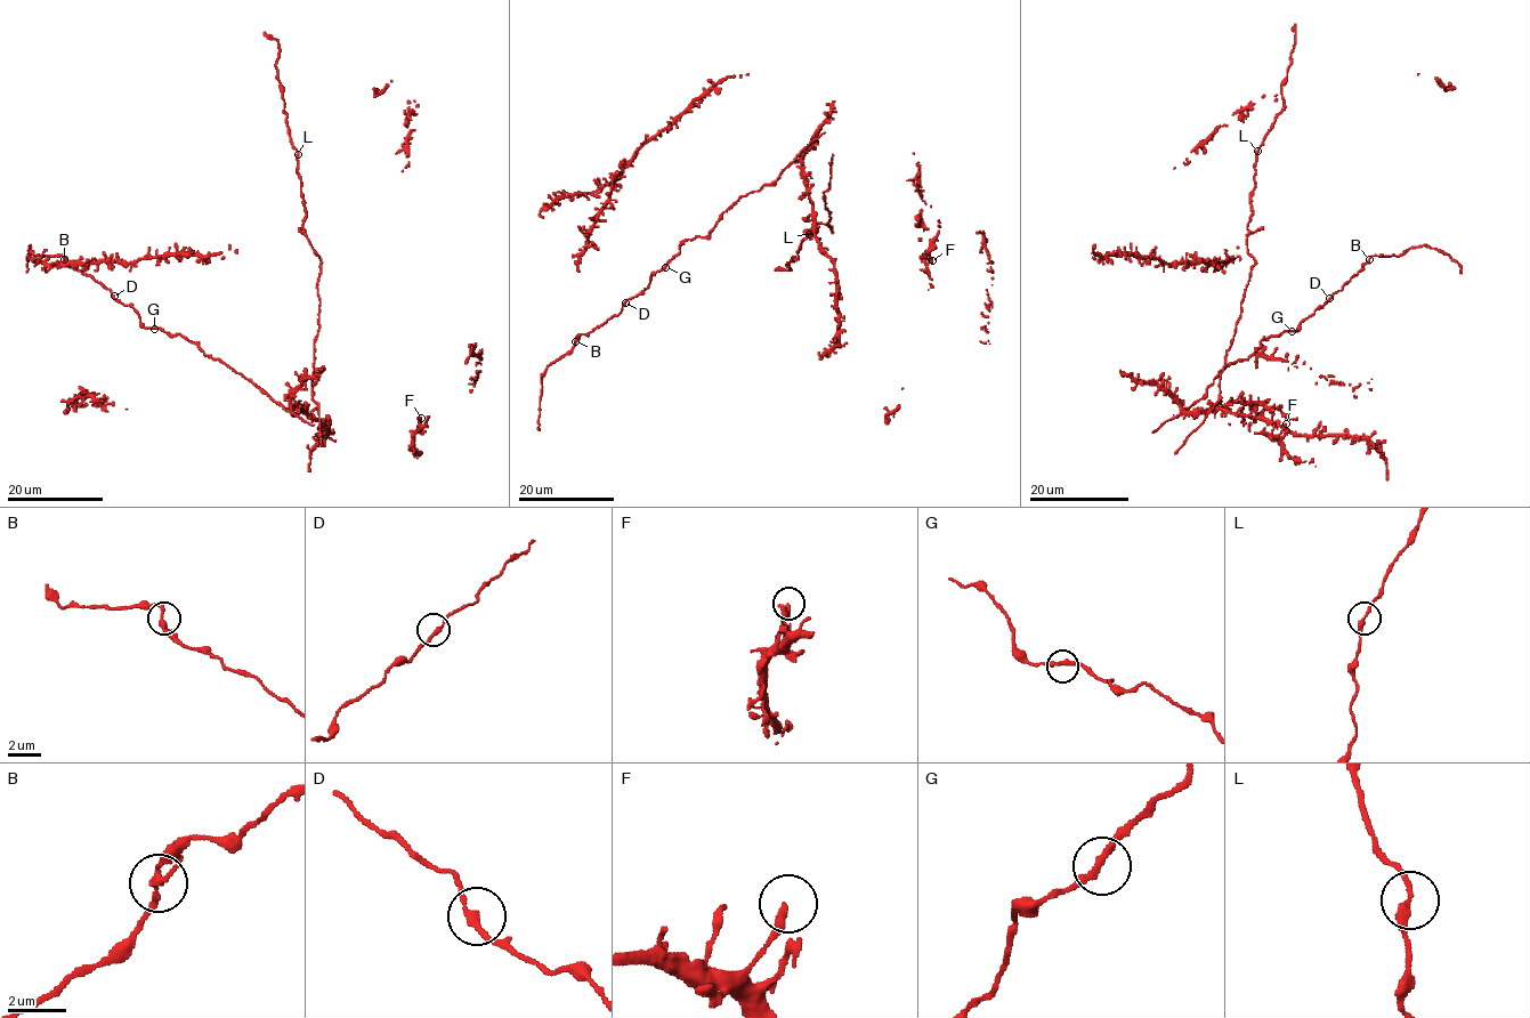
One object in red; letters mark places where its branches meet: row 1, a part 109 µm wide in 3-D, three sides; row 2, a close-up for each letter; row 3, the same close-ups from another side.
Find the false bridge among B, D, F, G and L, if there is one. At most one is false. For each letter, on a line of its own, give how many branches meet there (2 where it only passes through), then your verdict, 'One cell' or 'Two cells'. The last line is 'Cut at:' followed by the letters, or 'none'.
B: Branches: 2. One cell
D: Branches: 2. One cell
F: Branches: 2. One cell
G: Branches: 2. One cell
L: Branches: 2. One cell
Cut at: none

